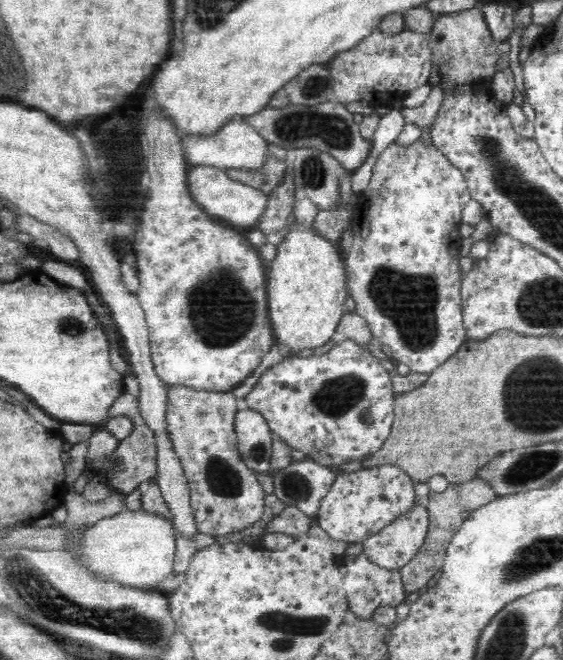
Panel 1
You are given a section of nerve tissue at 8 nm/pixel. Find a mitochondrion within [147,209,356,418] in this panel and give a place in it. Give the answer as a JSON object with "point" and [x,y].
{"point":[222,312]}

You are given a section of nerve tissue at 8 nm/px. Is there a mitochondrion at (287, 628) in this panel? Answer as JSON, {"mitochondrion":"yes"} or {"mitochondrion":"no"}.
{"mitochondrion":"yes"}

